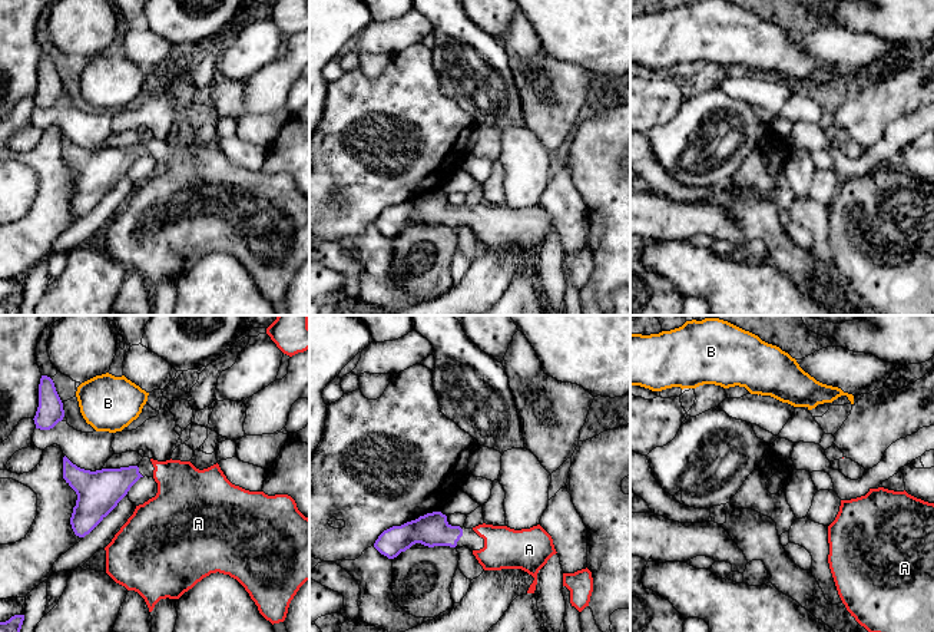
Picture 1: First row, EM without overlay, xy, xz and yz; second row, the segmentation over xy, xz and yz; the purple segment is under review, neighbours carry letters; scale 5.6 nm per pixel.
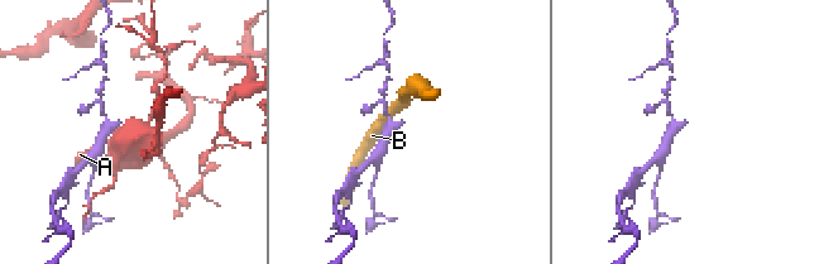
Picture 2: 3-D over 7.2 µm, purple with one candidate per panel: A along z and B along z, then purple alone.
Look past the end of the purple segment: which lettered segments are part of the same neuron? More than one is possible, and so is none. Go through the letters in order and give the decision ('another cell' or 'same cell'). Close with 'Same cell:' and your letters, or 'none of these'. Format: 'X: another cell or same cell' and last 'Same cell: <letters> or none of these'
A: same cell
B: another cell
Same cell: A

